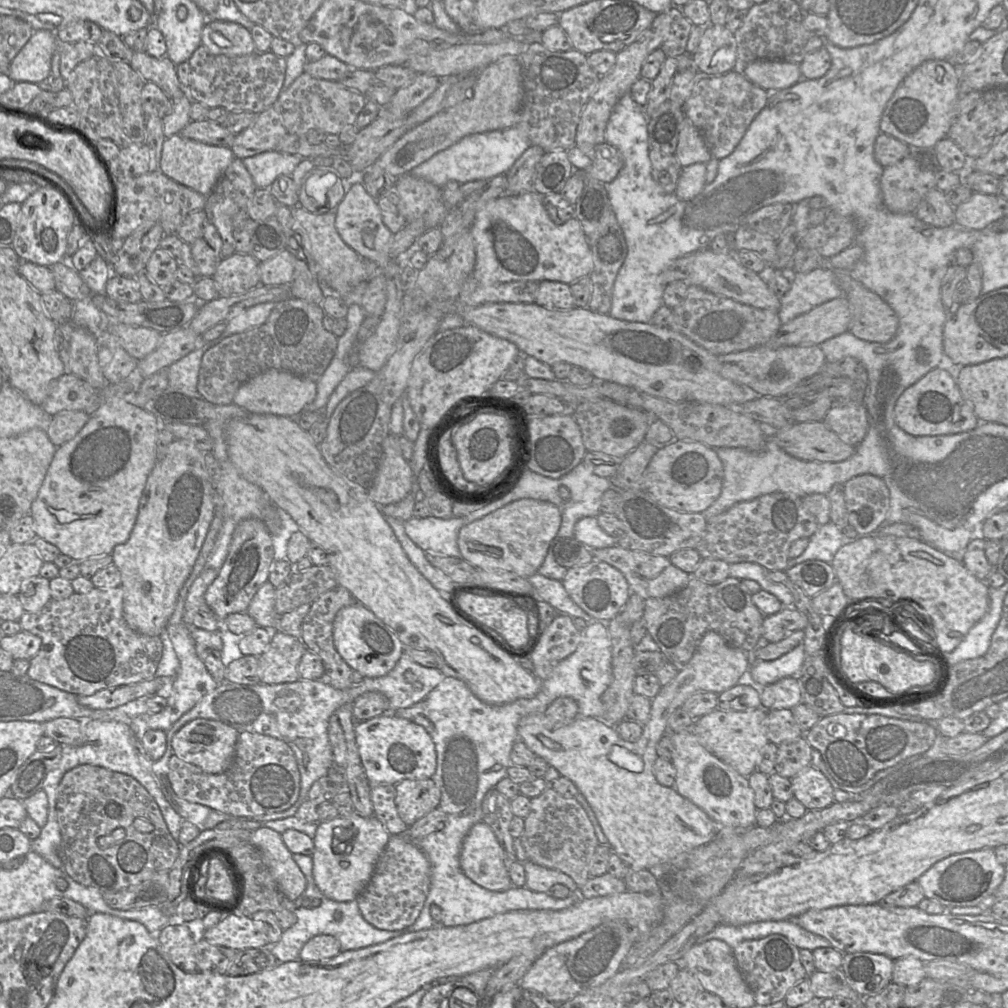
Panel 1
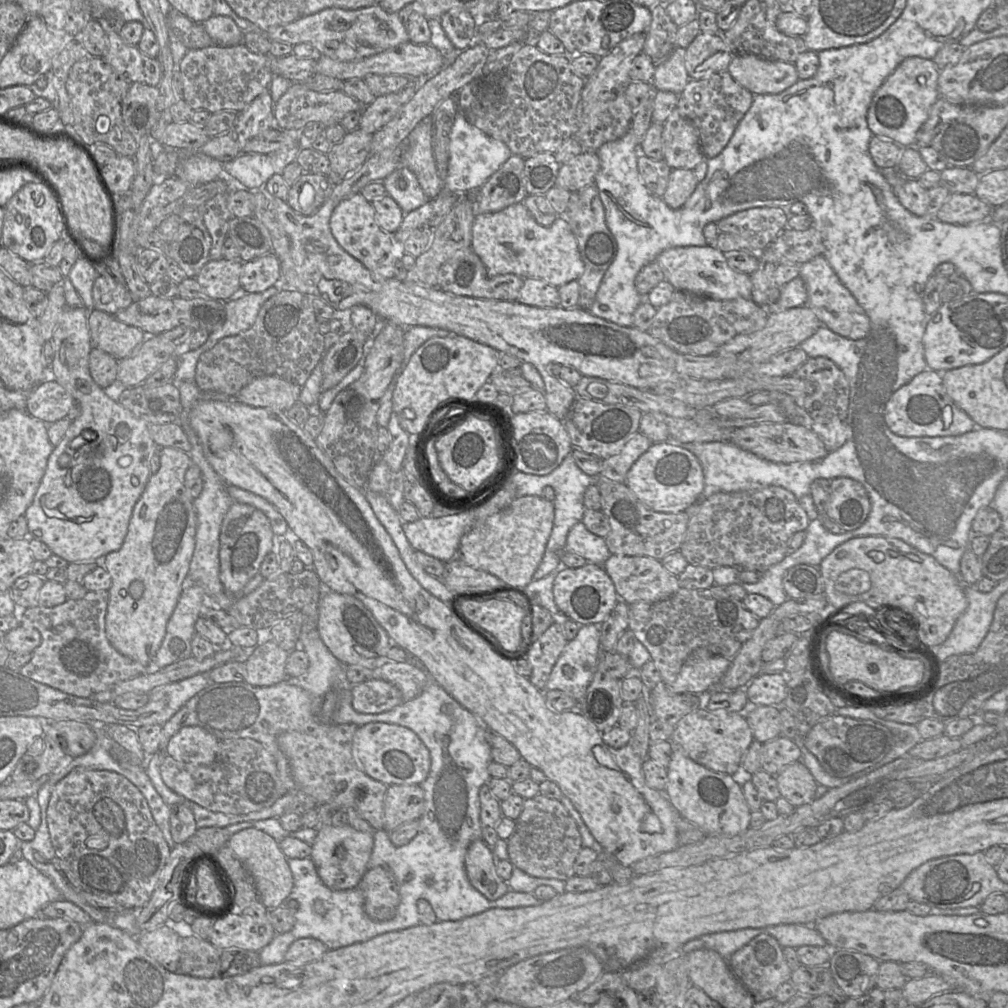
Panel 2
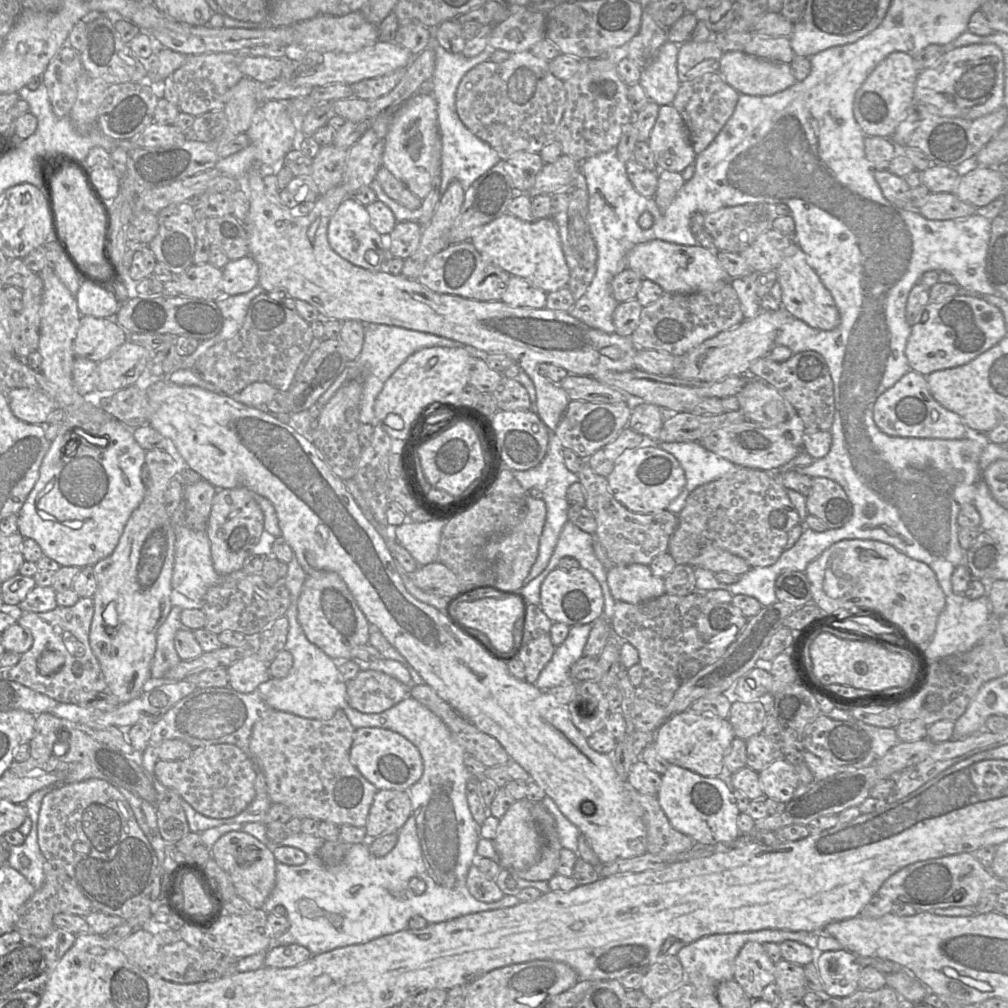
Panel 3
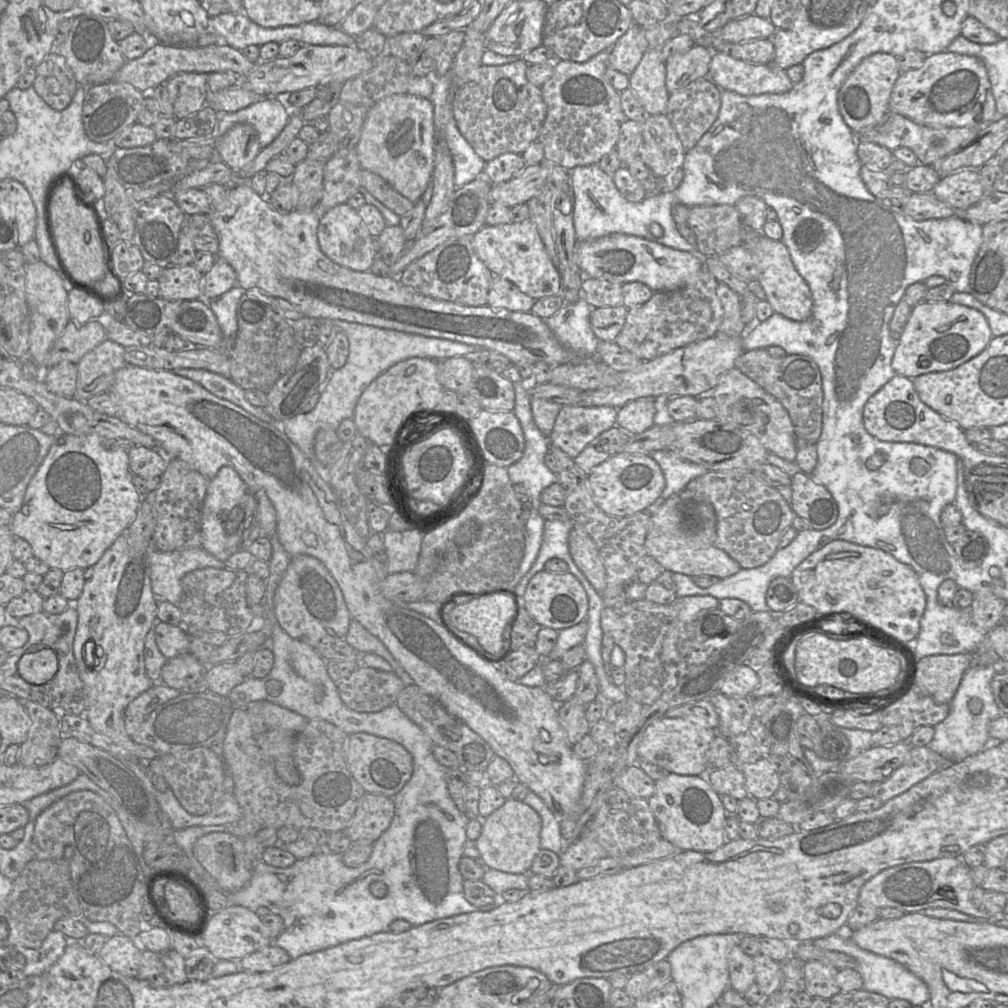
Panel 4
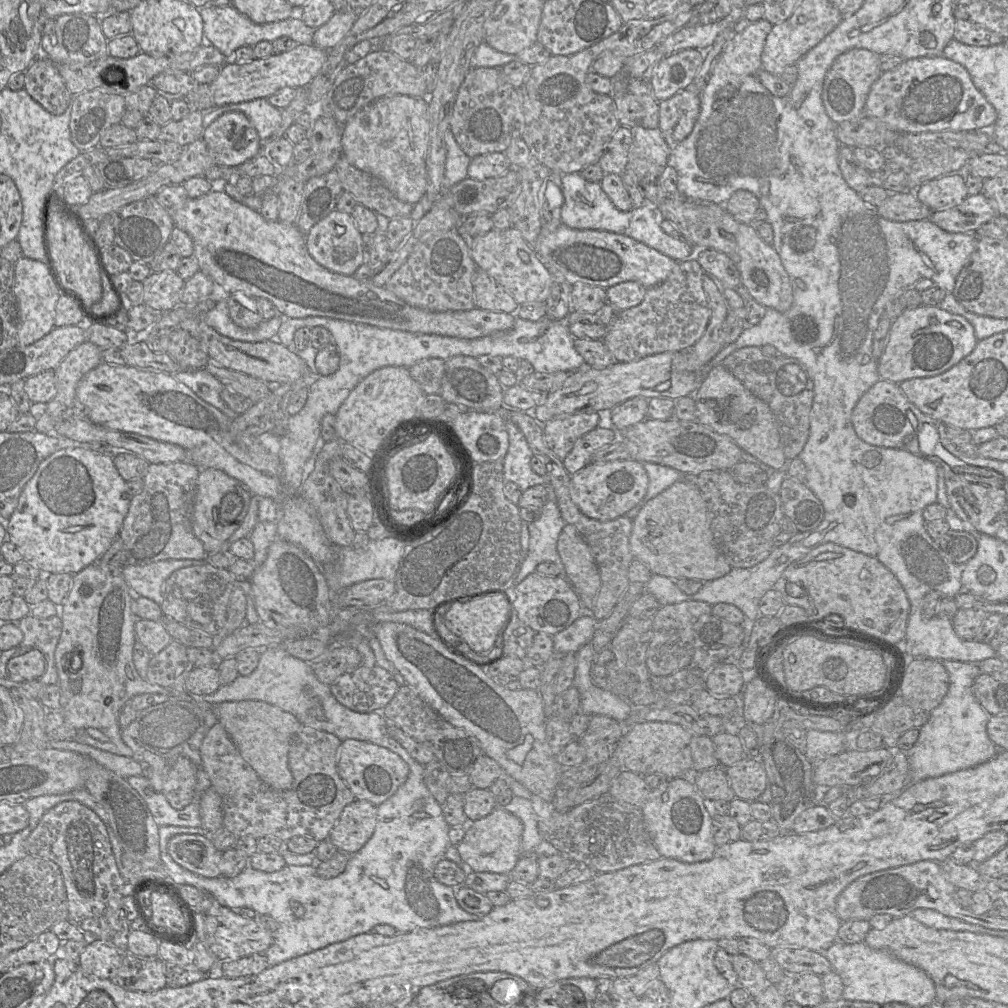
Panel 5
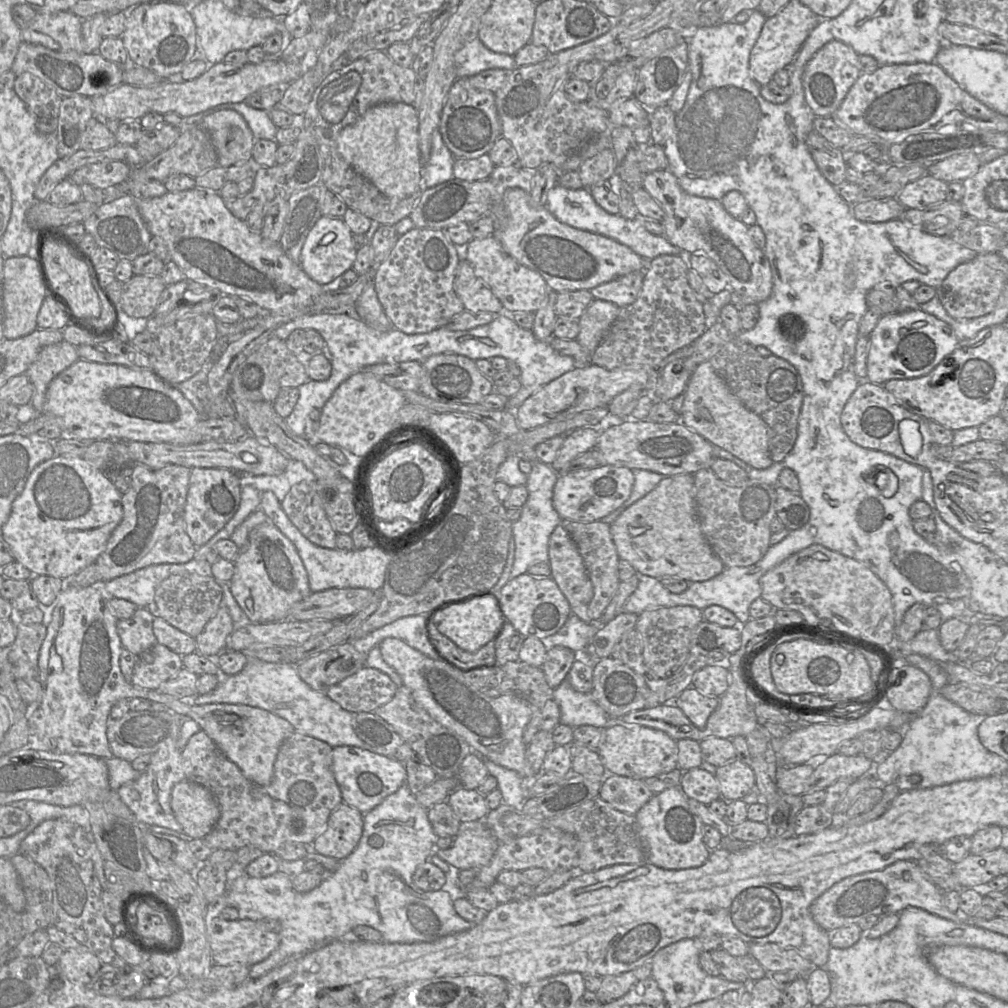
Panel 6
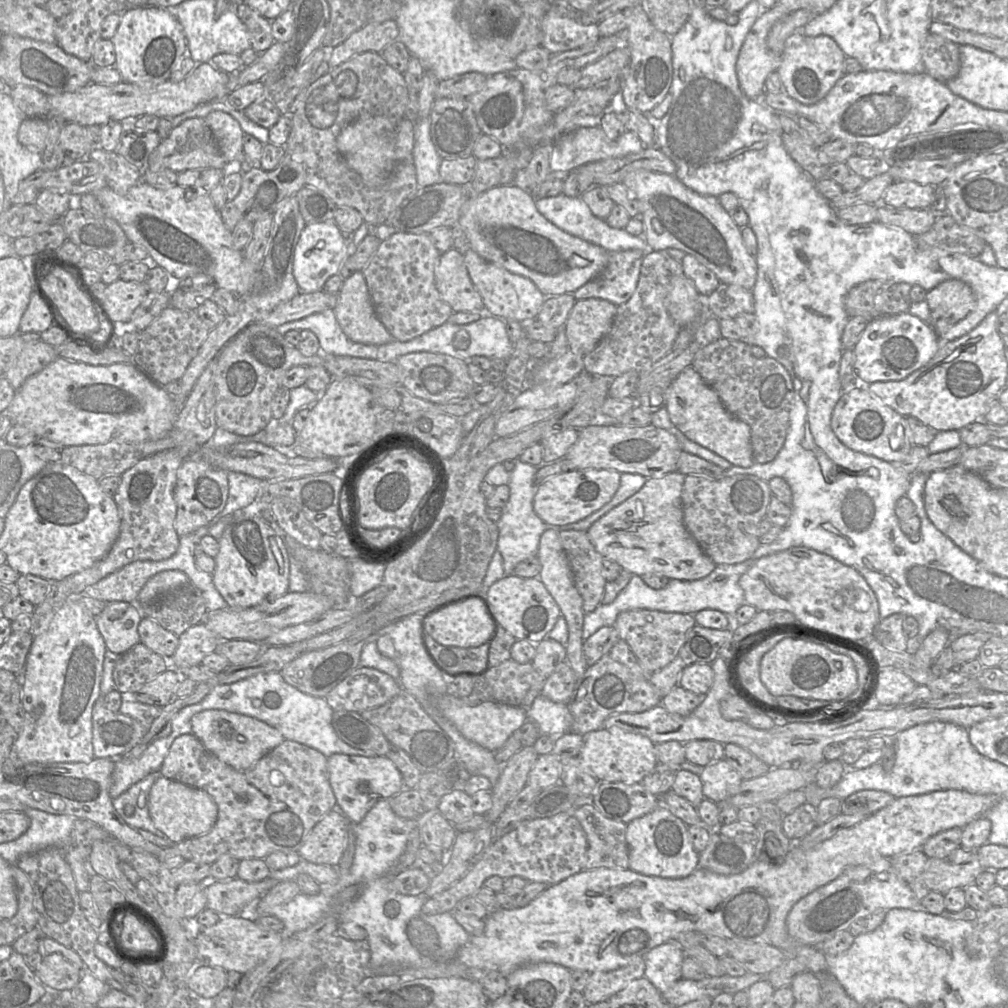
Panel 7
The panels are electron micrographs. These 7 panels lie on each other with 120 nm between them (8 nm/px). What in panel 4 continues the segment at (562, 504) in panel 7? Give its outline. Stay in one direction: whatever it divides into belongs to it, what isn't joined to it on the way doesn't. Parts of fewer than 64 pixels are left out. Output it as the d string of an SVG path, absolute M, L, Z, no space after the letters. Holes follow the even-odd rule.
M617 453L592 469L588 474L591 495L605 513L624 517L644 510L663 492L666 481L658 463L651 455Z

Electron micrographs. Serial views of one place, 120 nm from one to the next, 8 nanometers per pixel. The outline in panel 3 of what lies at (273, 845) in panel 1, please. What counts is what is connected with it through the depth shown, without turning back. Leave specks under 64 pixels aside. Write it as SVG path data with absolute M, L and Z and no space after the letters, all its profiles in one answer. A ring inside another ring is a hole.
M241 830L230 831L212 845L211 857L229 875L236 894L253 908L260 909L276 883L277 861L272 853L272 845L263 844Z

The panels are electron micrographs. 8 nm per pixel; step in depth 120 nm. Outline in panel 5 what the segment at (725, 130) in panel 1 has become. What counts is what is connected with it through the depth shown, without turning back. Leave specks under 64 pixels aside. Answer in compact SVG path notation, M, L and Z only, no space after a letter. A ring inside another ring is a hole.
M683 89L659 102L658 129L670 149L675 148L693 130L700 113L700 92Z

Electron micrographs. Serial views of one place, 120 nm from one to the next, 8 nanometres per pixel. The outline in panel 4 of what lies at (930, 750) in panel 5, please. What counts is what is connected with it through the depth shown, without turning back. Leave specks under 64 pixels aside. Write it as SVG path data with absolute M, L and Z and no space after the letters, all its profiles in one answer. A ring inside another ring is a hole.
M992 665L970 666L963 674L959 687L949 703L948 716L934 726L934 737L927 746L943 756L948 763L959 762L991 744L989 725L1001 715L991 689L991 681L995 674L997 672Z

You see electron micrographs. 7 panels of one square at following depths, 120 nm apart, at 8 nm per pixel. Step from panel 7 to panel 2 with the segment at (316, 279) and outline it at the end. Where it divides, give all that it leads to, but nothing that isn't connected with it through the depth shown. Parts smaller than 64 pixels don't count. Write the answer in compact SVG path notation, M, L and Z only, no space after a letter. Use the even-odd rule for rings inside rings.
M360 192L343 199L334 209L330 218L330 229L337 243L375 276L383 279L394 278L395 262L398 260L397 241L381 229L372 203Z

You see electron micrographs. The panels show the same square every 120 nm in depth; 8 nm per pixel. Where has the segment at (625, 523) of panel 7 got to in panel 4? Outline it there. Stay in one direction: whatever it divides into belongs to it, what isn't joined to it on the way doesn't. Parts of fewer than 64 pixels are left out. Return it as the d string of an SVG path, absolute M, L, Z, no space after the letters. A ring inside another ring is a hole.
M679 493L669 497L651 516L645 540L647 555L656 559L665 570L690 577L715 576L719 579L732 576L741 566L720 547L717 535L717 518L708 502L681 503Z

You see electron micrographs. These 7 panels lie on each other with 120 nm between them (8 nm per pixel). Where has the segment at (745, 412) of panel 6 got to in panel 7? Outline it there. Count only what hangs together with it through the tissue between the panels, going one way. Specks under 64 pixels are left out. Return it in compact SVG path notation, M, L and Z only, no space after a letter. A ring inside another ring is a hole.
M685 368L665 389L665 404L672 424L688 439L726 459L734 466L750 467L752 456L749 426L731 415L716 392L692 368Z

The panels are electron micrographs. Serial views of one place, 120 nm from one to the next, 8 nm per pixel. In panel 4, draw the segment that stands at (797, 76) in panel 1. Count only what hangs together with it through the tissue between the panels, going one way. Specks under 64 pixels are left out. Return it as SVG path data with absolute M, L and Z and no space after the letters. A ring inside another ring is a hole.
M713 52L709 78L722 90L744 96L783 94L794 86L786 71L775 64L749 63L721 52Z

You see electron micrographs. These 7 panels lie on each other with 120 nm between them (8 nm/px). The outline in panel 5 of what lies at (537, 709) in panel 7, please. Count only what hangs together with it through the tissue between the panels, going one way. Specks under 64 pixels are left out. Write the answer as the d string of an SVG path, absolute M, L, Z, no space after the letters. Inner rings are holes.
M591 641L575 653L576 669L573 687L580 694L580 712L590 716L604 715L627 723L635 709L627 700L603 690L592 683L591 668L594 665L594 649Z

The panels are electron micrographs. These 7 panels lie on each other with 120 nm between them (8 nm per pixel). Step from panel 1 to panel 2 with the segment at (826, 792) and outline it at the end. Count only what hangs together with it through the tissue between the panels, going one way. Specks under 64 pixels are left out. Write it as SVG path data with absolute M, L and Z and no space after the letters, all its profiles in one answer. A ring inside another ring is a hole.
M801 761L787 765L775 777L781 797L793 806L808 804L816 798L819 785Z

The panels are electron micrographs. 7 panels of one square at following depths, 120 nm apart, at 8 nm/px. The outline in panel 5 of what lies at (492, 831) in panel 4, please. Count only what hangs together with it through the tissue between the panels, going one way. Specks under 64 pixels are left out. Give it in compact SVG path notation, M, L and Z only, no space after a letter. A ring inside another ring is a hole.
M496 808L484 818L471 822L463 840L456 845L461 859L467 863L474 872L492 872L509 874L522 857L523 825L518 817L505 810Z

